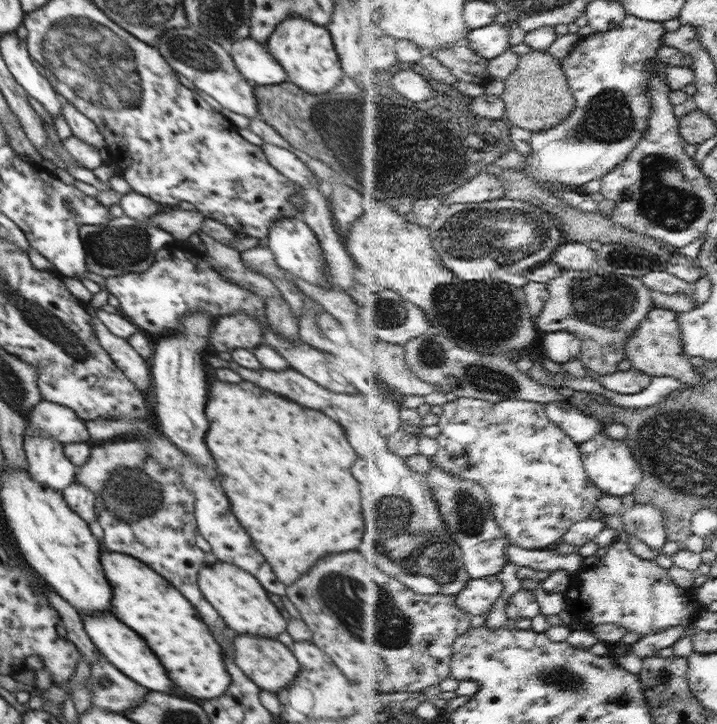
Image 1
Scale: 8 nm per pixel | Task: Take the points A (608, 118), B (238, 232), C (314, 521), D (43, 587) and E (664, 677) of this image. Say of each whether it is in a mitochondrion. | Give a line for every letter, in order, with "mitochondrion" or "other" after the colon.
A: mitochondrion
B: other
C: other
D: other
E: mitochondrion

